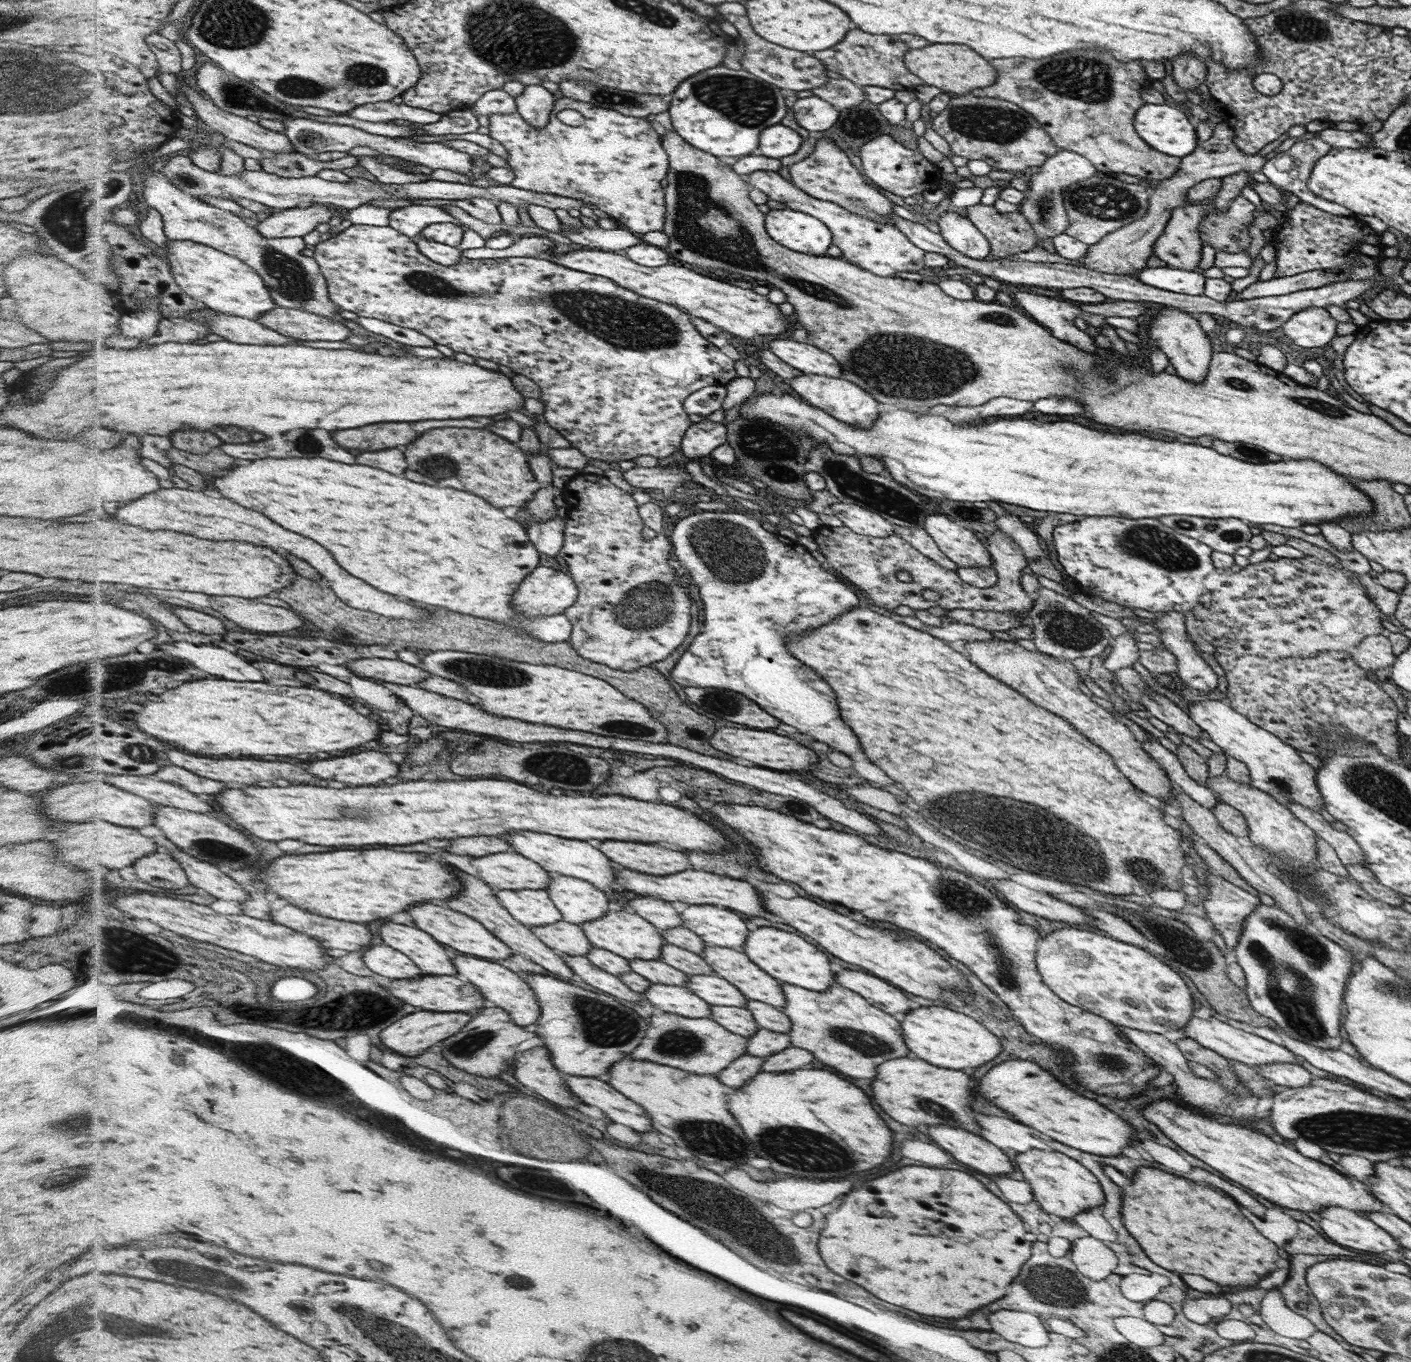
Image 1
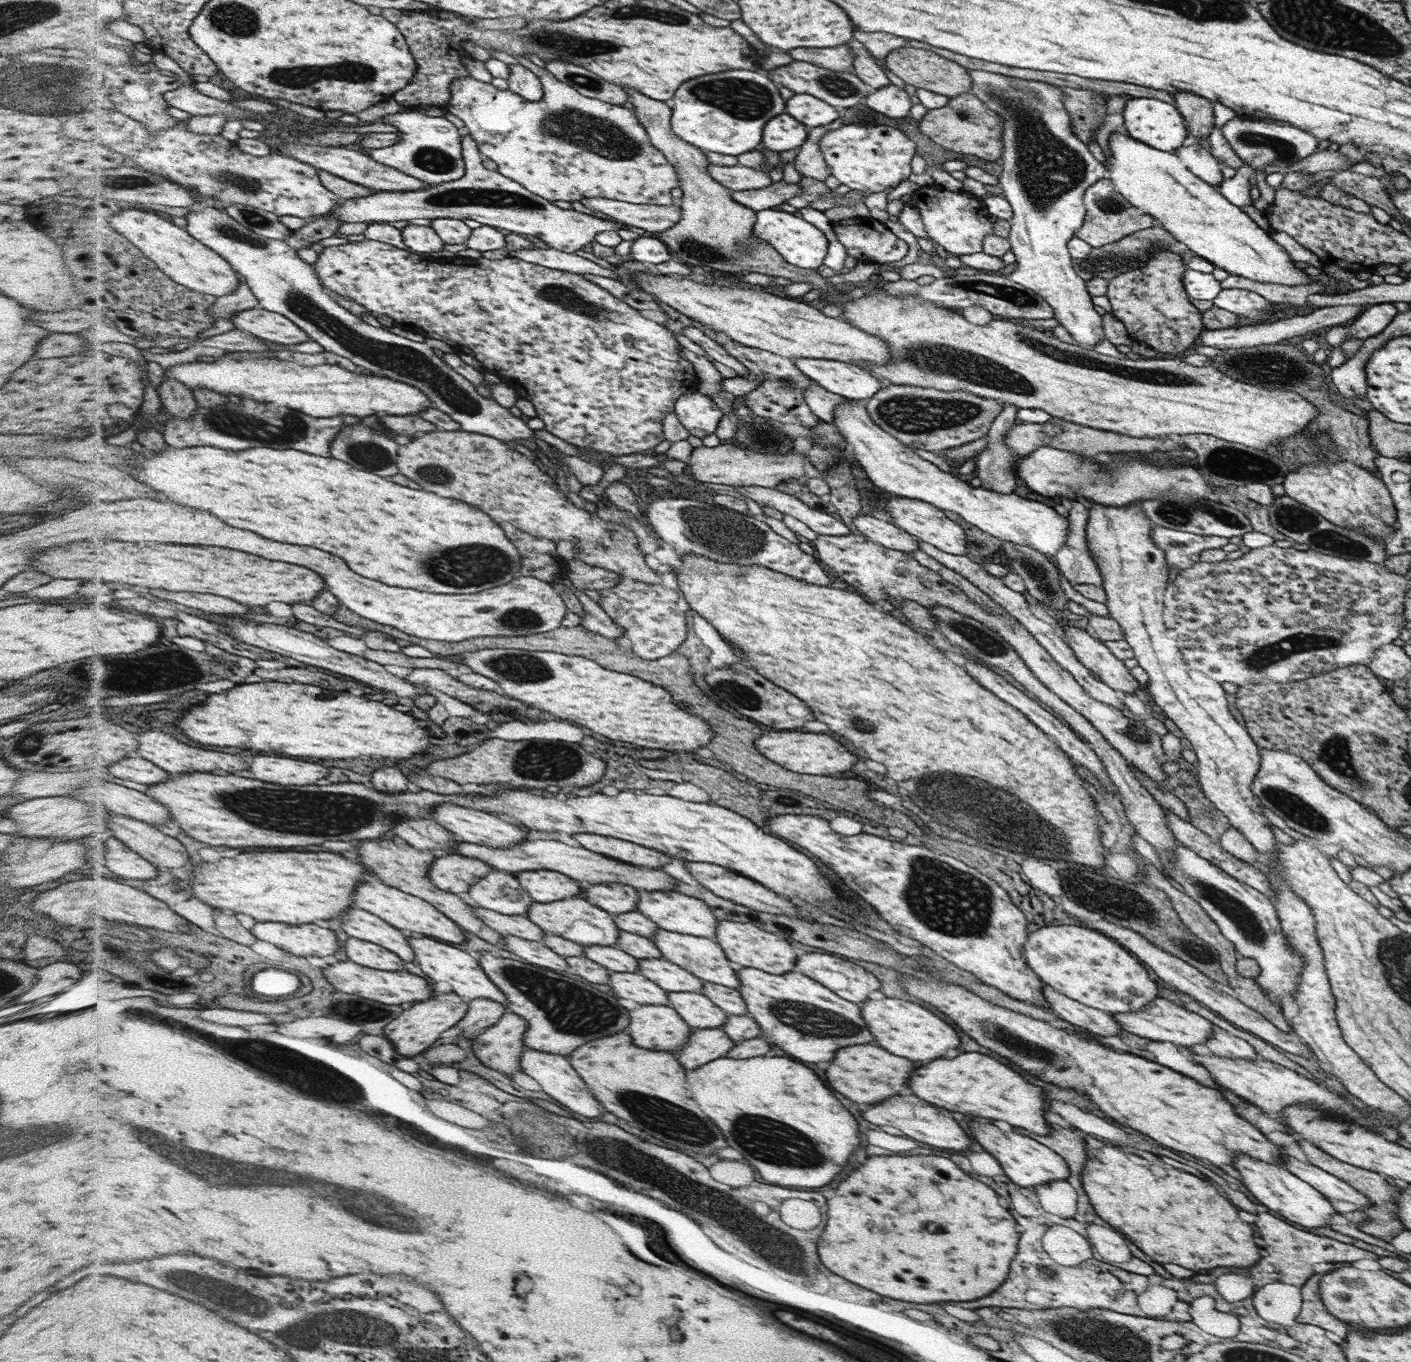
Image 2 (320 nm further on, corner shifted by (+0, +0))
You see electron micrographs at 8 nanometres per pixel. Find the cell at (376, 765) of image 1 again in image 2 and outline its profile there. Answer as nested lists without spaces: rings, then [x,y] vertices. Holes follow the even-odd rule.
[[[254,756],[254,762],[250,764],[250,772],[258,780],[286,784],[286,786],[315,785],[318,780],[330,776],[330,770],[322,764],[312,764],[294,758],[280,758],[280,756]]]

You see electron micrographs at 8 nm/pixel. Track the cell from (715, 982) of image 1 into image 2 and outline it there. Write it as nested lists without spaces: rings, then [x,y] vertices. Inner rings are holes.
[[[640,959],[638,962],[638,973],[646,975],[652,982],[658,983],[668,993],[701,993],[704,986],[704,980],[698,975],[684,970],[675,963],[667,962],[665,959]]]

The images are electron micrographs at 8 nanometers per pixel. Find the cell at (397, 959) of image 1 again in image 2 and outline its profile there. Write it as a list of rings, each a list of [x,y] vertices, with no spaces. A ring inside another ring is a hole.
[[[348,937],[342,951],[349,960],[368,968],[377,968],[385,971],[404,971],[404,961],[396,954],[383,946]]]

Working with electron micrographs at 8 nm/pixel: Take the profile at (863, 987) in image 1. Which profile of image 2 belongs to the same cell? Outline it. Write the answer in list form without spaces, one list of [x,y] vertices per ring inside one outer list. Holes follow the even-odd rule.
[[[803,952],[796,970],[808,978],[823,983],[828,990],[835,991],[840,998],[862,1004],[870,998],[874,990],[879,990],[881,982],[871,971],[851,962],[826,953]]]

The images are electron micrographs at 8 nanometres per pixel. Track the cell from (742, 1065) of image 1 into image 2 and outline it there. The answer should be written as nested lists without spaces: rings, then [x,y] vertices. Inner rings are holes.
[[[693,1028],[689,1039],[675,1056],[687,1070],[692,1070],[715,1058],[726,1057],[726,1052],[734,1045],[735,1042],[719,1028]]]

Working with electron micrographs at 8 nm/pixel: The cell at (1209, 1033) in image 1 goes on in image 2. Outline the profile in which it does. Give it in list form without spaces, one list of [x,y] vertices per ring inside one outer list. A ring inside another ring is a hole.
[[[1163,997],[1155,998],[1144,1009],[1132,1011],[1130,1013],[1112,1014],[1120,1022],[1120,1027],[1124,1031],[1148,1040],[1159,1040],[1162,1042],[1173,1042],[1180,1046],[1190,1048],[1194,1044],[1205,1044],[1205,1040],[1218,1030],[1207,1018],[1200,1016],[1194,1011],[1190,1011],[1176,1003],[1168,1001]]]

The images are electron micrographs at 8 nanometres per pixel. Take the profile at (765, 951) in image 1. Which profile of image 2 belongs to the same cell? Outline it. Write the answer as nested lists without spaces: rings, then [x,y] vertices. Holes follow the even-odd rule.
[[[719,921],[719,930],[716,932],[715,940],[723,947],[728,960],[731,960],[735,967],[757,968],[770,974],[784,974],[796,970],[796,952],[788,944],[789,939],[764,931],[754,924]]]

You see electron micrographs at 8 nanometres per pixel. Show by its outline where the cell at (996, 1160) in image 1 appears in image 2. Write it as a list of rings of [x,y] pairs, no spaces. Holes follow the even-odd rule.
[[[896,1096],[888,1098],[888,1102],[878,1102],[874,1106],[868,1106],[862,1110],[862,1116],[878,1126],[894,1126],[904,1132],[904,1136],[936,1146],[936,1148],[948,1148],[948,1150],[962,1150],[960,1153],[966,1153],[970,1150],[970,1138],[968,1134],[958,1126],[958,1122],[950,1116],[948,1110],[932,1106],[916,1096]]]

